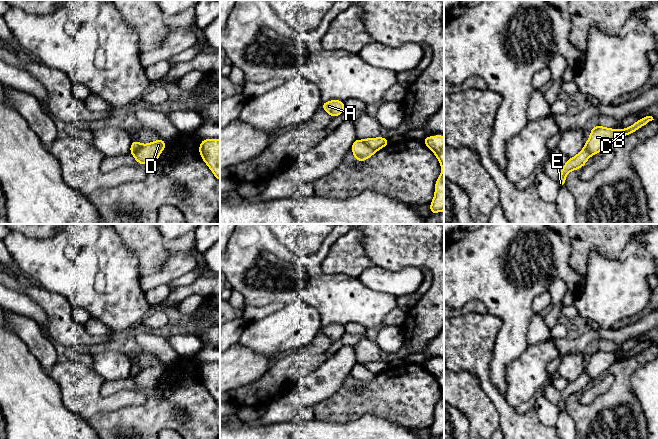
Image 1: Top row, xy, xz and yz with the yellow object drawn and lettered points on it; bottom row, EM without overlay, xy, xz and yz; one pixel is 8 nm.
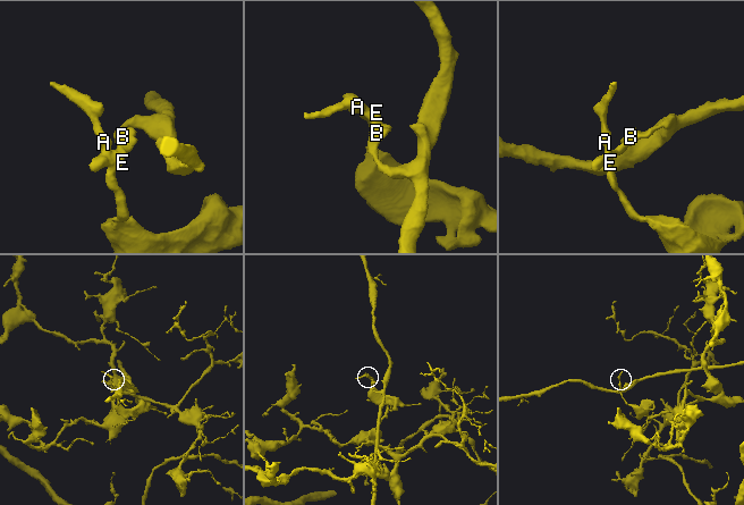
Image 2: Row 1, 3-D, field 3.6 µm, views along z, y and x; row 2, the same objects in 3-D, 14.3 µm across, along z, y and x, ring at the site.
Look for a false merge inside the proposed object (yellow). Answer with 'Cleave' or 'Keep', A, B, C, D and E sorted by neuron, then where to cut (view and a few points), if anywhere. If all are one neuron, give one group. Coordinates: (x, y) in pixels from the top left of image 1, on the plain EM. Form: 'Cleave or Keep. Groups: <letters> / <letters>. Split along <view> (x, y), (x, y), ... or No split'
Cleave. Groups: A D E / B C. Split along xz (362, 364), (376, 374)

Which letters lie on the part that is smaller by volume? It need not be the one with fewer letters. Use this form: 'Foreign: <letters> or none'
Foreign: B, C

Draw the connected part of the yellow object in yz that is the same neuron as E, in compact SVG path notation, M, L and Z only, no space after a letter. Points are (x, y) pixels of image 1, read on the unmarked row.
M584 371L576 380L567 384L565 389L561 392L560 402L557 406L560 412L565 411L565 404L568 397L583 391L590 380L589 375Z

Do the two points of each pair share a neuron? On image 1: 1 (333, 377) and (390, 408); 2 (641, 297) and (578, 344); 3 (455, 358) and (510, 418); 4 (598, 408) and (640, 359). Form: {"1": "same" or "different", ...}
{"1": "different", "2": "different", "3": "same", "4": "same"}

